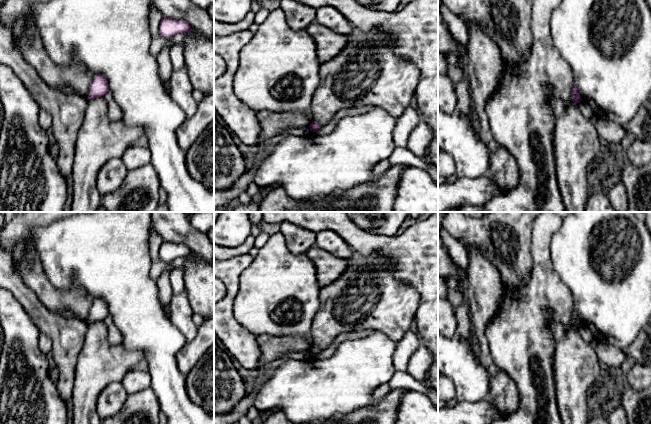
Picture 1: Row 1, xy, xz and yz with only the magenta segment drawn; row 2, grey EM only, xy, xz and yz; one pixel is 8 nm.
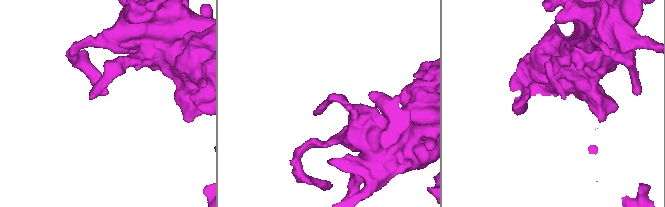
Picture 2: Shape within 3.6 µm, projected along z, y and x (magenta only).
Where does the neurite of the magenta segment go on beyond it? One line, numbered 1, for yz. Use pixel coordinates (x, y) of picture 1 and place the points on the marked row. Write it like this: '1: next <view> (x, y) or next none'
1: next none

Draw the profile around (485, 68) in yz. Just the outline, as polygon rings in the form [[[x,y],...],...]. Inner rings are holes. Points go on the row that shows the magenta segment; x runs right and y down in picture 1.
[[[470,23],[466,26],[468,29],[467,73],[471,88],[474,113],[477,118],[477,133],[489,151],[489,174],[492,177],[493,182],[506,195],[518,185],[520,180],[520,170],[517,161],[510,152],[493,139],[488,117],[485,113],[486,102],[500,86],[504,70],[503,61],[496,43],[478,24]]]

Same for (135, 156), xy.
[[[134,144],[127,148],[121,159],[128,170],[134,170],[151,163],[151,151],[148,147]]]

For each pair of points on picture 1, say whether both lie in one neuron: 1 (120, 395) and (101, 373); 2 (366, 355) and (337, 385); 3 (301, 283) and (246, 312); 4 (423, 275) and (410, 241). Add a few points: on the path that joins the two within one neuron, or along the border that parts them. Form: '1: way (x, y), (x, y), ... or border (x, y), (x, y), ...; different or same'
1: border (120, 381), (110, 383), (100, 393), (97, 402); different
2: way (360, 362), (344, 378); same
3: way (287, 283), (276, 283), (260, 299); same
4: way (423, 267), (423, 254), (418, 249); same

